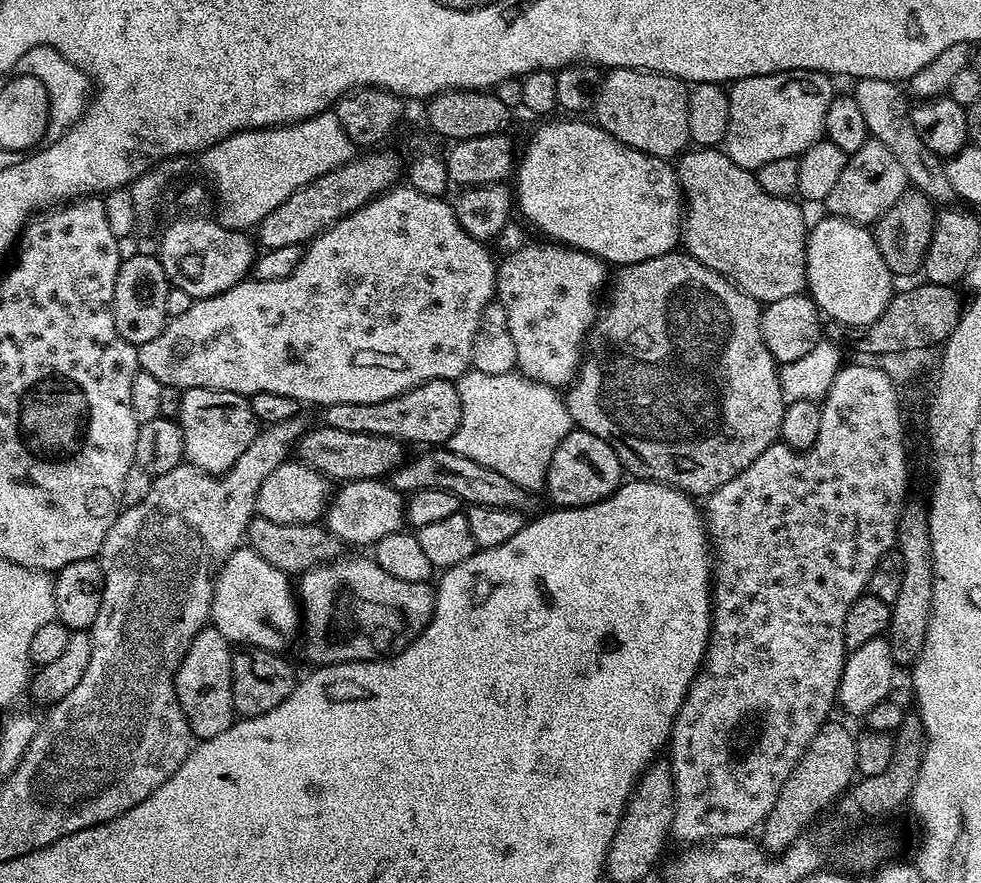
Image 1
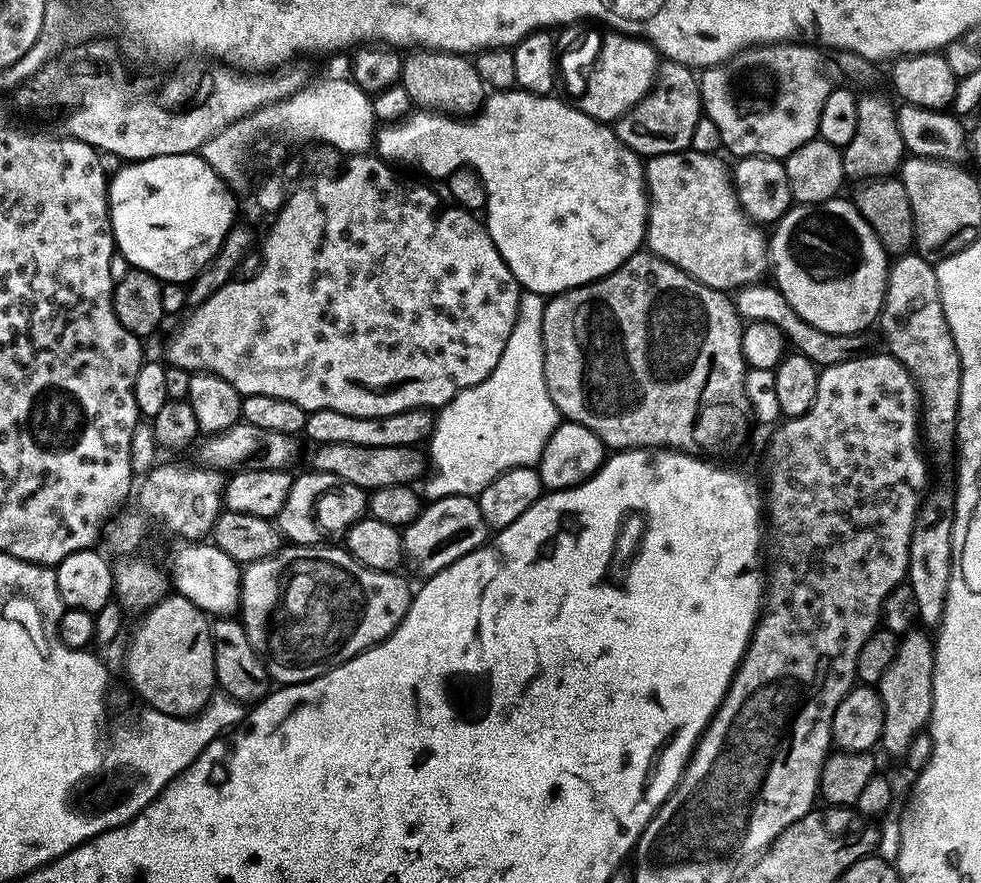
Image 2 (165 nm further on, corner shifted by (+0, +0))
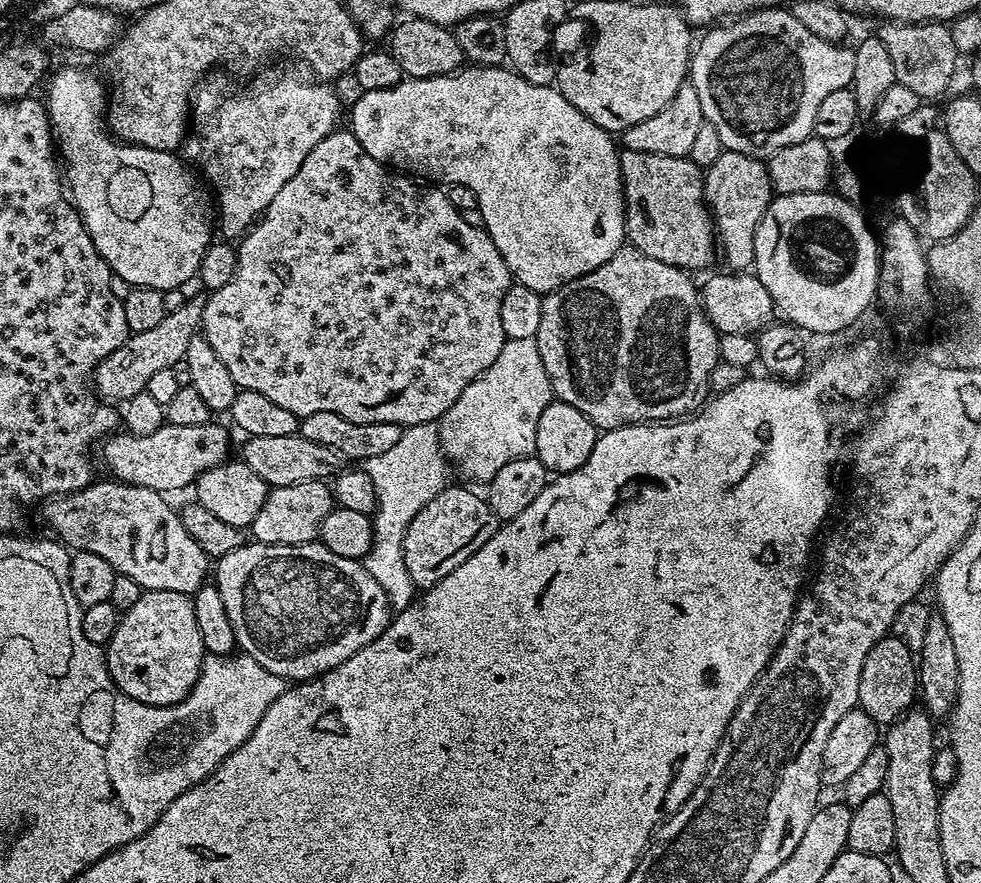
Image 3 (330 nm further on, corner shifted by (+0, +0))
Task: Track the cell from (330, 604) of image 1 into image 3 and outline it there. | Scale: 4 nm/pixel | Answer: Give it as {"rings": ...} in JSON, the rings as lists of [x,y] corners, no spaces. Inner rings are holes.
{"rings":[[[246,542],[238,550],[230,550],[230,554],[219,557],[214,564],[214,583],[218,594],[222,594],[222,603],[226,605],[226,618],[230,618],[230,626],[236,635],[236,643],[239,651],[243,655],[254,658],[258,666],[270,670],[270,674],[278,674],[285,682],[303,682],[313,680],[315,676],[320,676],[324,672],[329,672],[332,668],[338,667],[342,662],[346,662],[362,646],[368,646],[374,642],[387,630],[390,623],[390,605],[386,598],[386,592],[382,586],[367,570],[359,560],[350,558],[338,558],[334,550],[330,550],[325,544],[313,542],[310,544],[258,544]]]}

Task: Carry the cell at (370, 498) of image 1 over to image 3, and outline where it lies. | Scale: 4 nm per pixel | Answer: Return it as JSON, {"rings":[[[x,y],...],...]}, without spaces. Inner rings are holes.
{"rings":[[[323,480],[298,482],[294,486],[273,488],[268,493],[258,518],[250,526],[250,536],[258,544],[310,544],[319,537],[320,527],[334,507],[331,487]]]}

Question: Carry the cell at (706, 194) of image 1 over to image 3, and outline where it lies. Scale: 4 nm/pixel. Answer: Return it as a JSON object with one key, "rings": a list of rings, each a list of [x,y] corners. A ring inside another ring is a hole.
{"rings":[[[624,148],[620,152],[620,173],[624,183],[624,231],[629,245],[650,258],[658,258],[658,262],[666,262],[675,268],[693,270],[692,268],[704,268],[712,259],[718,256],[718,241],[712,222],[712,213],[709,212],[707,204],[704,203],[704,172],[687,156],[667,156],[666,154],[642,154],[642,150],[630,150]]]}

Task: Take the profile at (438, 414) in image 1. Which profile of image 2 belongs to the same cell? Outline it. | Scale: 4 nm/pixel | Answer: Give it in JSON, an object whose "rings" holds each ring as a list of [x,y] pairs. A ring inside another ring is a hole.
{"rings":[[[411,408],[398,414],[362,418],[350,414],[338,414],[338,410],[318,410],[307,413],[303,435],[314,440],[315,445],[353,444],[354,446],[420,446],[431,437],[434,416],[427,408]]]}

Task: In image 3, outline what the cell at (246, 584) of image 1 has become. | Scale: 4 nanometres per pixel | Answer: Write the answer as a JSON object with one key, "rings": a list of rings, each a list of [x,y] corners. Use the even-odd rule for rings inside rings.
{"rings":[[[115,478],[107,479],[97,479],[82,490],[43,501],[44,520],[56,531],[53,532],[55,539],[76,552],[89,552],[106,558],[115,572],[126,574],[126,578],[134,578],[141,590],[174,590],[195,594],[209,579],[210,558],[202,550],[202,546],[198,546],[198,542],[194,542],[190,534],[186,534],[186,526],[182,526],[174,508],[172,512],[161,493],[142,486],[122,484]]]}

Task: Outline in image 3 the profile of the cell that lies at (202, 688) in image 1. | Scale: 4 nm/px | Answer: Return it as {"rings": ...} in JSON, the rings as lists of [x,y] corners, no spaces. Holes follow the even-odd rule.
{"rings":[[[174,590],[141,591],[138,602],[134,602],[134,606],[117,619],[114,634],[106,645],[106,670],[112,676],[113,685],[131,700],[150,706],[170,706],[185,700],[200,677],[205,659],[202,634],[198,634],[198,622],[194,618],[192,596]]]}

